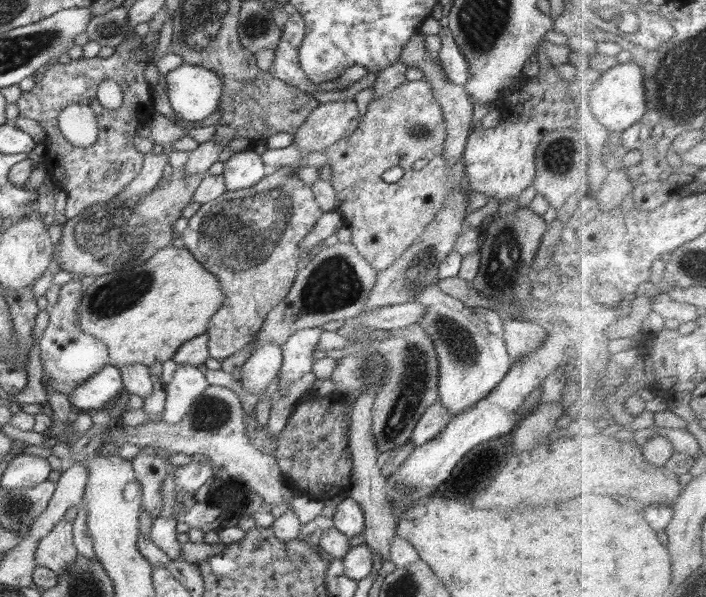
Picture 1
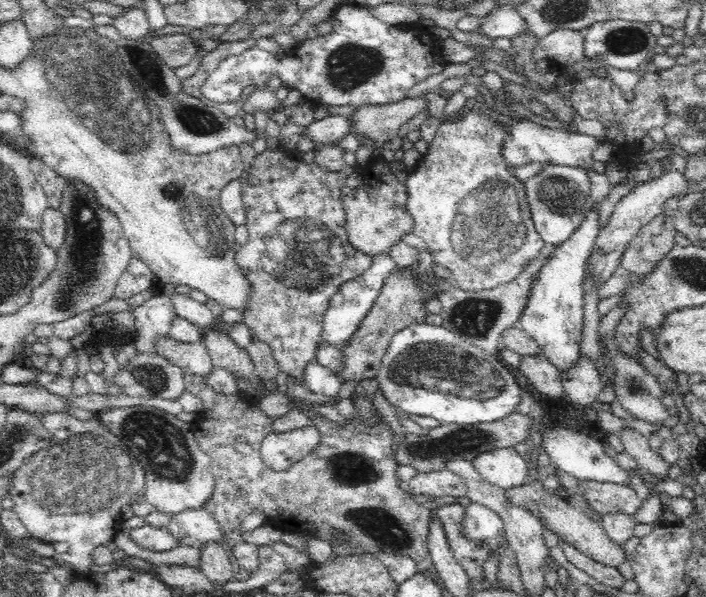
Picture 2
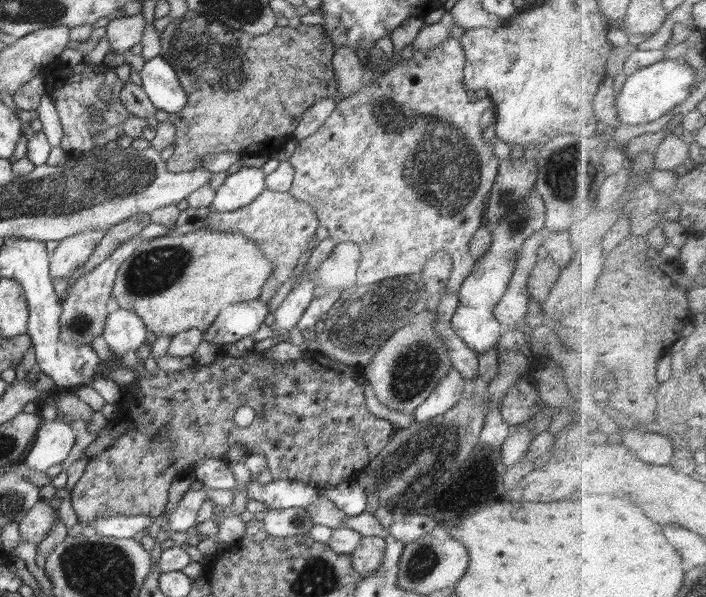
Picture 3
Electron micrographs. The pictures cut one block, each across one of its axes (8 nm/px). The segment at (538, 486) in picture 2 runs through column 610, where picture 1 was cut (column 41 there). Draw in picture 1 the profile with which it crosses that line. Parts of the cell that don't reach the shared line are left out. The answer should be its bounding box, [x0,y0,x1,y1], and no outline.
[35,517,78,575]

